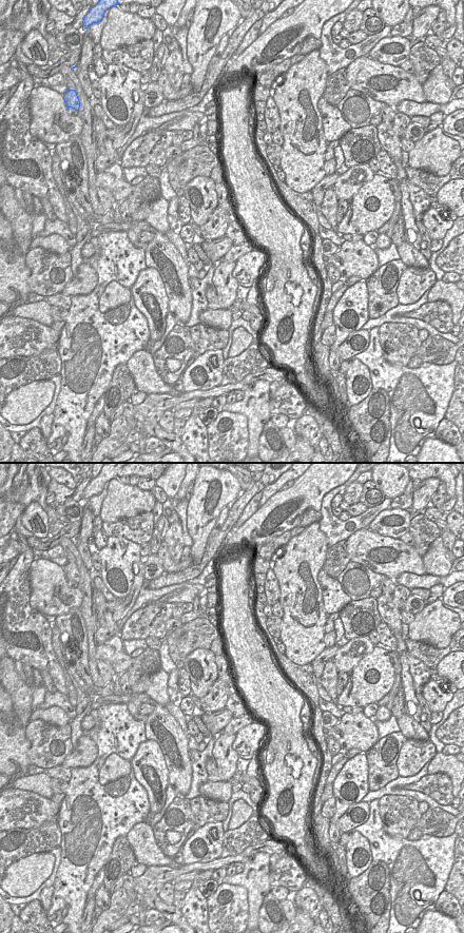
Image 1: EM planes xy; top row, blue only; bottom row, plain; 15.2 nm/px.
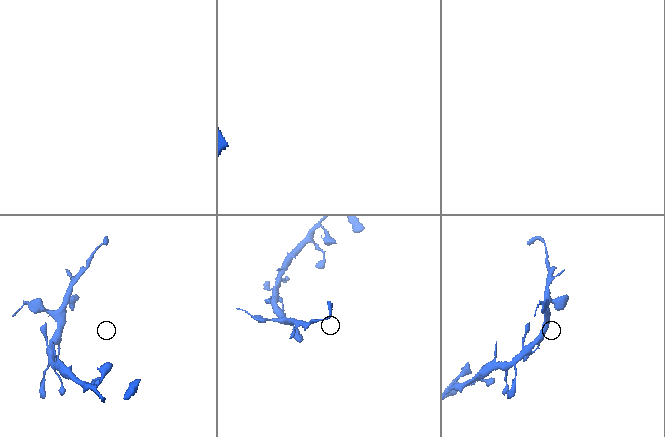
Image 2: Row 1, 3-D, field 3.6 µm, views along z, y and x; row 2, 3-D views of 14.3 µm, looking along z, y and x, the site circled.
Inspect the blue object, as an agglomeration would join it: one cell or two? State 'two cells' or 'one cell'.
one cell

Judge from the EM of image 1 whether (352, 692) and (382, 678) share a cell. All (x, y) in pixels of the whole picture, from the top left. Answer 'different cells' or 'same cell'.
same cell

